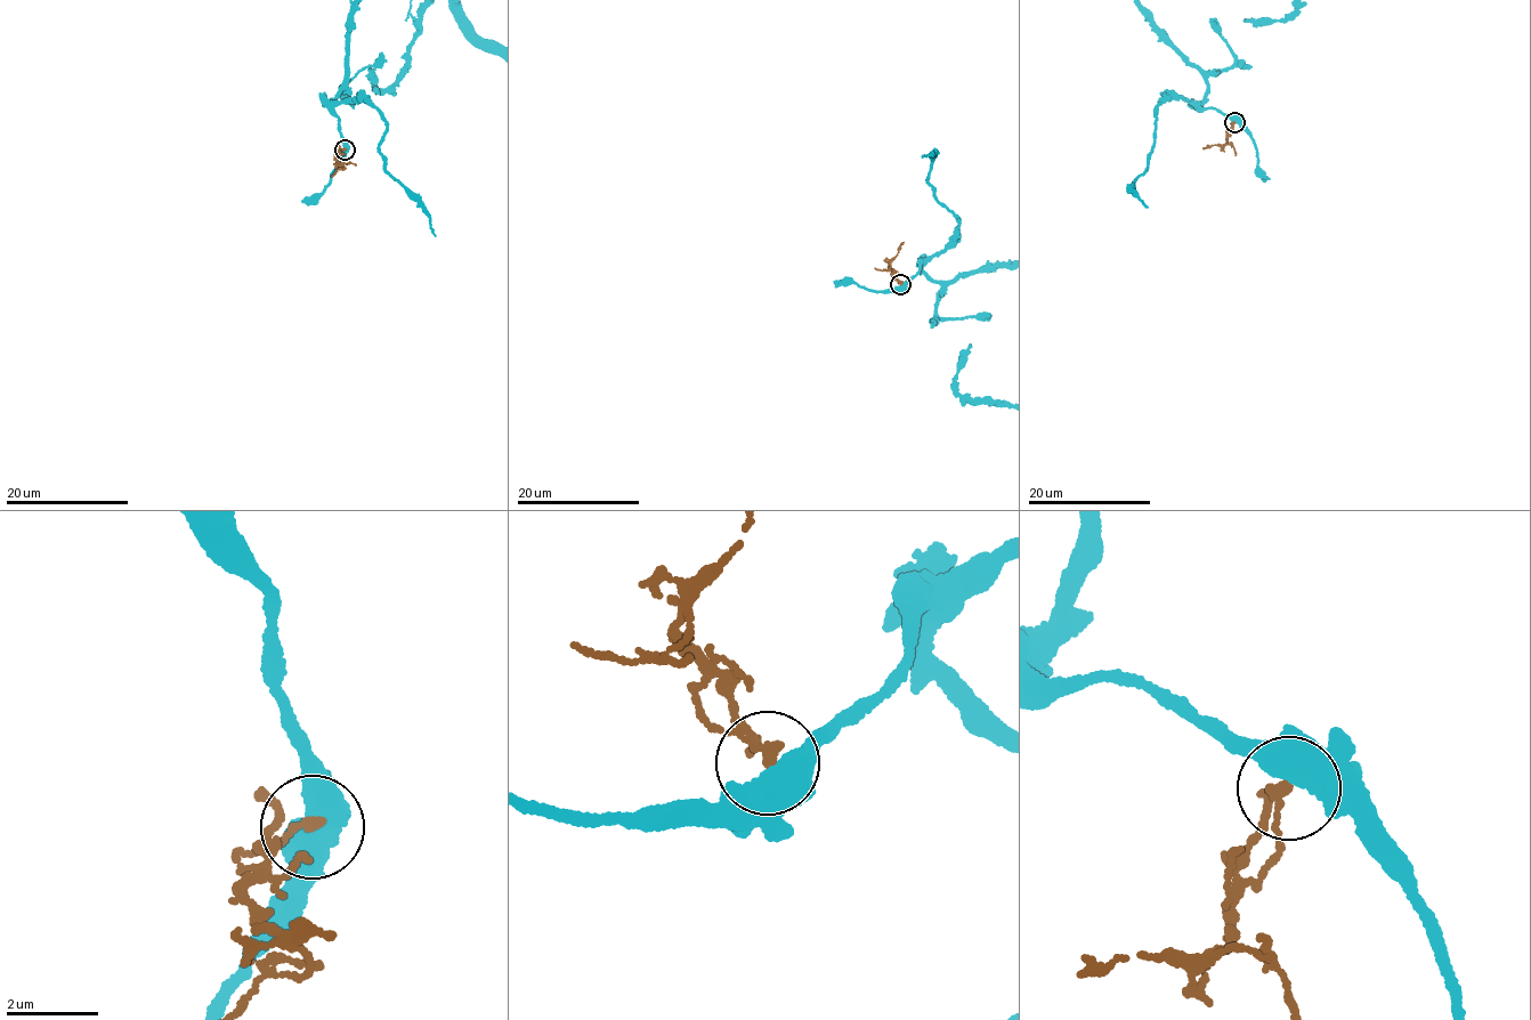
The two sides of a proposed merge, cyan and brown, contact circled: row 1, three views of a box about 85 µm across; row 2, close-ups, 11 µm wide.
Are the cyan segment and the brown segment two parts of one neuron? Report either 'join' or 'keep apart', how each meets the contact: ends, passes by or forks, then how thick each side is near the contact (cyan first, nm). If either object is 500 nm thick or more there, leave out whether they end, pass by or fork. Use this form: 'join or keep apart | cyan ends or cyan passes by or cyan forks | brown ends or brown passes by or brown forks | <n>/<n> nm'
keep apart | cyan forks | brown ends | 480/220 nm

